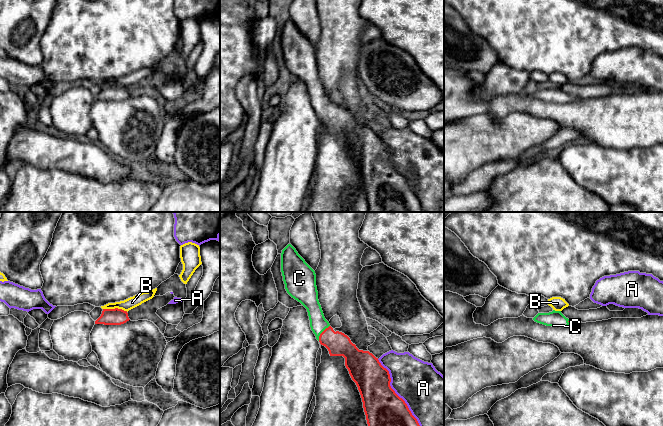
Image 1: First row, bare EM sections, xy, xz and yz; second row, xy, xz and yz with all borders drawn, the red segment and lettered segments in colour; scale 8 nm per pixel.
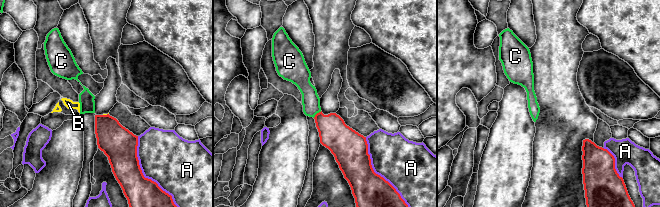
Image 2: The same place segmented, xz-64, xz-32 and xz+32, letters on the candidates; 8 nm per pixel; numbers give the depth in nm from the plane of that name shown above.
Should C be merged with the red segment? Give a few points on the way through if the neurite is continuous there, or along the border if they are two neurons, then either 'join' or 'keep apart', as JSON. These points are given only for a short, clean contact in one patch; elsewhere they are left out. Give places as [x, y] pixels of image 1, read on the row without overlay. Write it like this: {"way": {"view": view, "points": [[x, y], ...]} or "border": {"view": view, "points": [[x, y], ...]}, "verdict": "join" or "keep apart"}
{"way": {"view": "xz", "points": [[338, 120], [321, 109], [321, 103], [318, 99]]}, "verdict": "join"}

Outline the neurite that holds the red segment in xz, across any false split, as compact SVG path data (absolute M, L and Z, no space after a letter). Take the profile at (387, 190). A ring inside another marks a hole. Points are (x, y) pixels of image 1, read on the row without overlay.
M291 20L282 26L281 48L287 69L307 85L310 103L316 115L328 125L330 132L345 134L345 142L362 174L369 212L423 212L420 201L407 180L391 164L389 147L372 129L359 126L347 111L339 107L335 108L325 95L318 76L315 47Z

